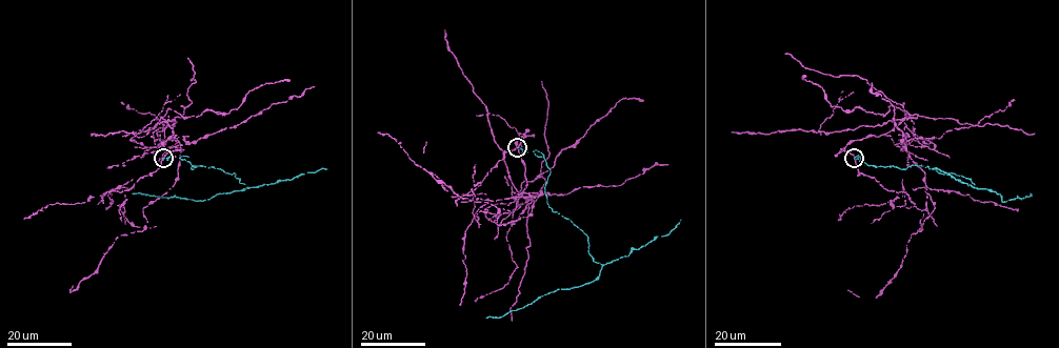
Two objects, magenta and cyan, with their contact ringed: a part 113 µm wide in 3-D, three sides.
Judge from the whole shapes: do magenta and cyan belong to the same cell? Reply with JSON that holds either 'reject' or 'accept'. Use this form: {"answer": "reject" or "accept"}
{"answer": "reject"}

